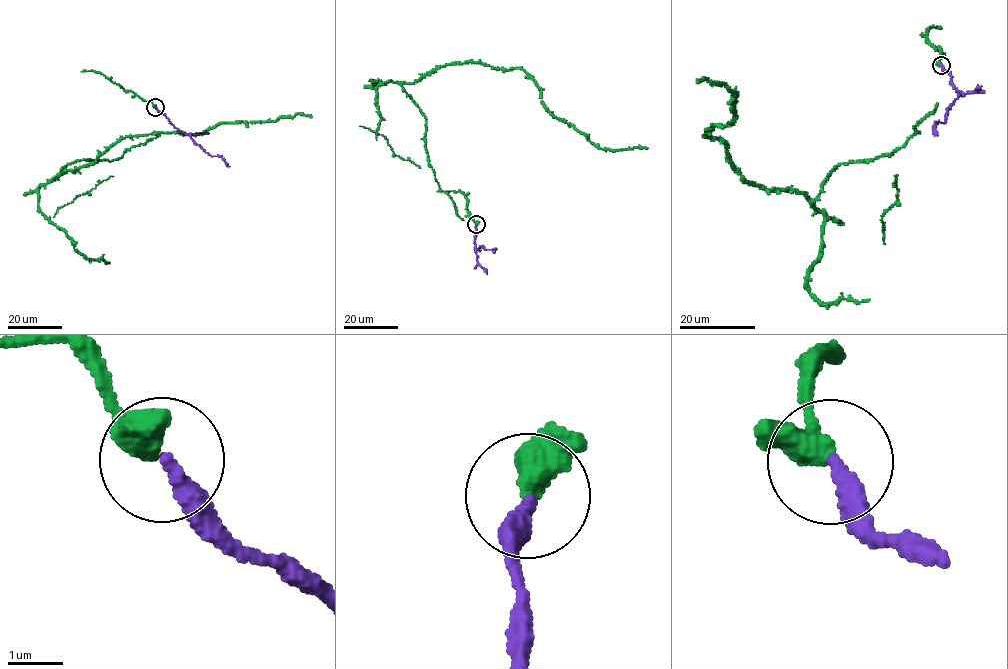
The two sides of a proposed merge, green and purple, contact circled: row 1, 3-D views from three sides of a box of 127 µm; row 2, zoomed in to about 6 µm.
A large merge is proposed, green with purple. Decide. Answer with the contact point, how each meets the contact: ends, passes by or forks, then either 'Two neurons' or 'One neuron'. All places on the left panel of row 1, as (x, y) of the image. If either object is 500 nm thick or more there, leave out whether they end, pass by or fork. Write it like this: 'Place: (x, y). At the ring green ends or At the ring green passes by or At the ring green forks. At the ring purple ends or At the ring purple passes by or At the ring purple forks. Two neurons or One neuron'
Place: (155, 107). At the ring green passes by. At the ring purple ends. One neuron

